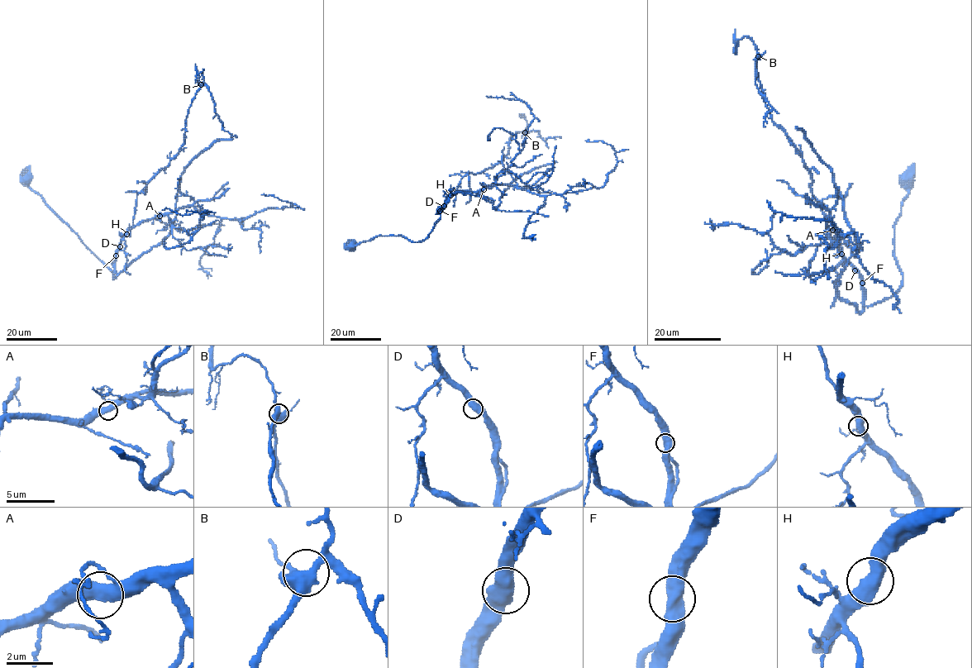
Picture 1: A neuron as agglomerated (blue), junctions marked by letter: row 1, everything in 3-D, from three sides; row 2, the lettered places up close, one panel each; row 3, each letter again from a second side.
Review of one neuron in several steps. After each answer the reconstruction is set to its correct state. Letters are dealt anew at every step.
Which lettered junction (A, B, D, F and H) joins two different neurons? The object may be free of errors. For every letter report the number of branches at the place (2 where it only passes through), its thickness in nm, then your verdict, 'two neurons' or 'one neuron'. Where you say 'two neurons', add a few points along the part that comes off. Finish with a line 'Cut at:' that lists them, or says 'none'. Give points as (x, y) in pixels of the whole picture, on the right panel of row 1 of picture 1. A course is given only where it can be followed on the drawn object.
A: 2 | 550 nm | one neuron
B: 3 | 480 nm | one neuron
D: 2 | 550 nm | one neuron
F: 2 | 600 nm | one neuron
H: 2 | 550 nm | one neuron
Cut at: none

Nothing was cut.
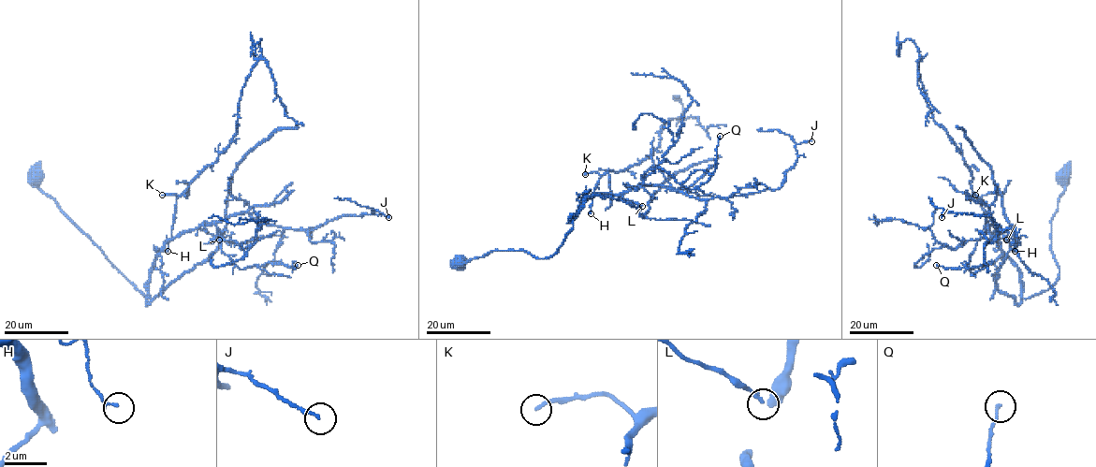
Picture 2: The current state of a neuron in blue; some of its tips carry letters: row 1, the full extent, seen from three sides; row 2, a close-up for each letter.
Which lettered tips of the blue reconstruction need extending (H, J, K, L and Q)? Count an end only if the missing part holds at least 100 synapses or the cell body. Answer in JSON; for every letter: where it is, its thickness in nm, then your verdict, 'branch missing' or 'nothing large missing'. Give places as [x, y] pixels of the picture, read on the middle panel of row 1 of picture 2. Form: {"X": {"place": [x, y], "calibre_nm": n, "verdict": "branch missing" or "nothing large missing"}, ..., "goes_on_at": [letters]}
{"H": {"place": [591, 213], "calibre_nm": 120, "verdict": "nothing large missing"}, "J": {"place": [811, 141], "calibre_nm": 140, "verdict": "nothing large missing"}, "K": {"place": [585, 174], "calibre_nm": 180, "verdict": "nothing large missing"}, "L": {"place": [642, 206], "calibre_nm": 190, "verdict": "nothing large missing"}, "Q": {"place": [720, 136], "calibre_nm": 140, "verdict": "nothing large missing"}, "goes_on_at": []}

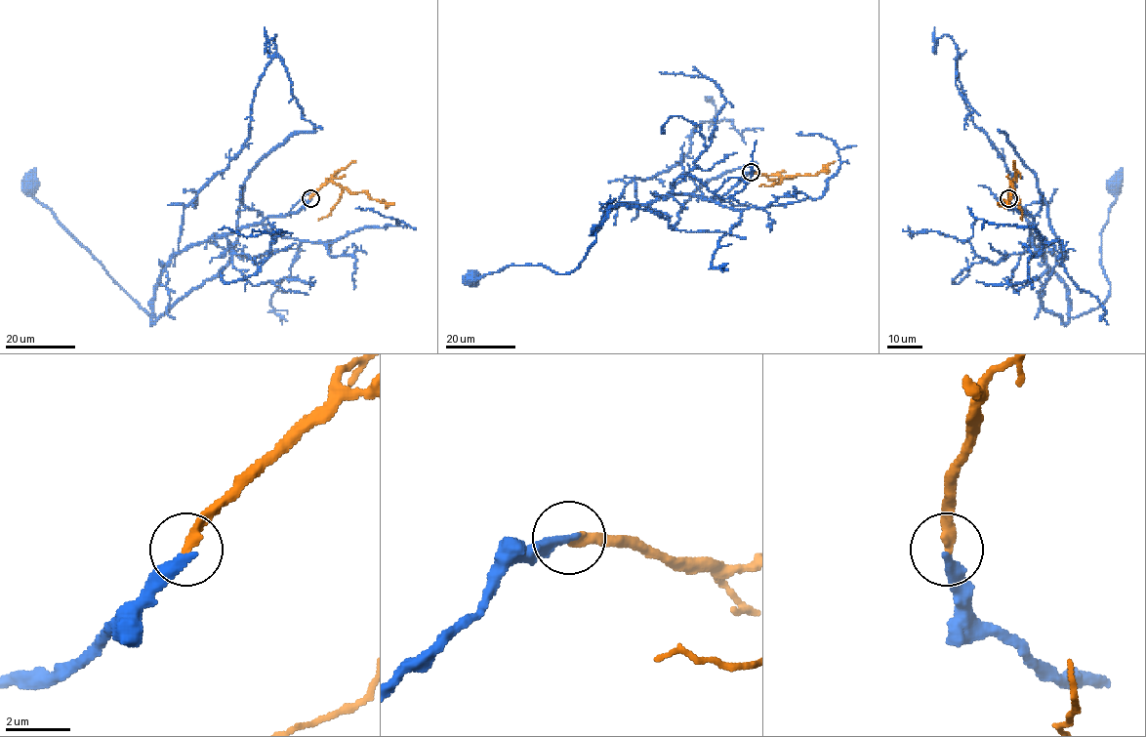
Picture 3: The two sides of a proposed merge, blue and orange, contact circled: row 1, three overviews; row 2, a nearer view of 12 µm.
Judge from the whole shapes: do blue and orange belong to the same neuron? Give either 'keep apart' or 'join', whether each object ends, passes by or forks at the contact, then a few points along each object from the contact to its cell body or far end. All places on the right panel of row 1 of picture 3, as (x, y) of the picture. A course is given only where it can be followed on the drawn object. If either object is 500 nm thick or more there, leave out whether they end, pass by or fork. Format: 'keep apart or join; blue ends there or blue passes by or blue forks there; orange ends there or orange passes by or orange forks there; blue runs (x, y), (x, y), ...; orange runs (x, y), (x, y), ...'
join; blue ends there; orange ends there; blue runs (1008, 199), (1034, 218), (1030, 233), (1064, 283), (1068, 314), (1076, 317), (1109, 296), (1100, 231), (1116, 184); orange runs (1008, 199), (1011, 183), (1011, 199), (1005, 206), (997, 204)

